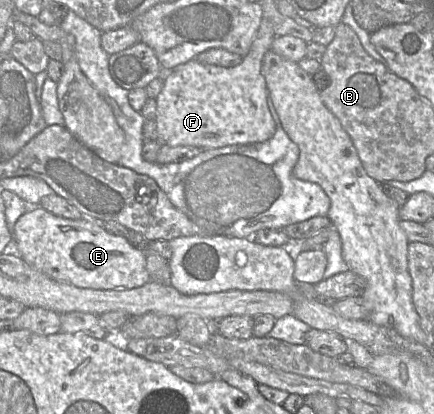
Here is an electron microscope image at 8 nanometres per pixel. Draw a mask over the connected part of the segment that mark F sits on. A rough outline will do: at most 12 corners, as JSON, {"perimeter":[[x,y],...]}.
{"perimeter":[[262,17],[225,68],[164,71],[159,140],[202,150],[276,132],[263,58],[298,63],[307,43]]}

